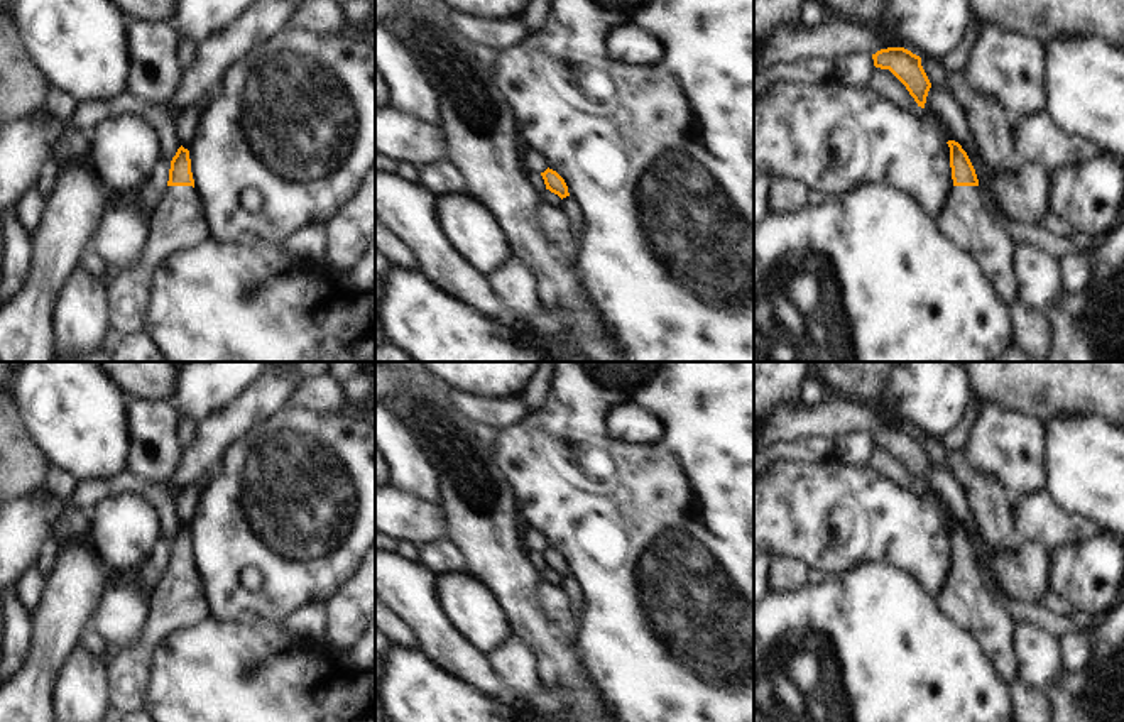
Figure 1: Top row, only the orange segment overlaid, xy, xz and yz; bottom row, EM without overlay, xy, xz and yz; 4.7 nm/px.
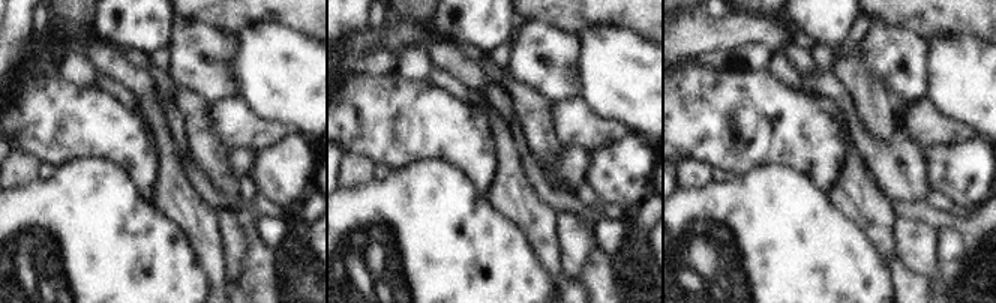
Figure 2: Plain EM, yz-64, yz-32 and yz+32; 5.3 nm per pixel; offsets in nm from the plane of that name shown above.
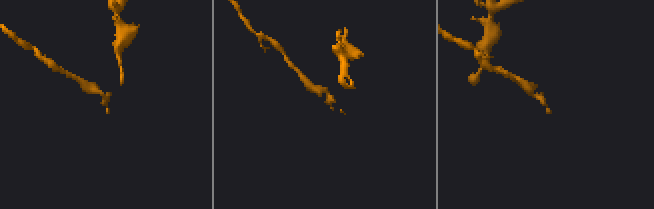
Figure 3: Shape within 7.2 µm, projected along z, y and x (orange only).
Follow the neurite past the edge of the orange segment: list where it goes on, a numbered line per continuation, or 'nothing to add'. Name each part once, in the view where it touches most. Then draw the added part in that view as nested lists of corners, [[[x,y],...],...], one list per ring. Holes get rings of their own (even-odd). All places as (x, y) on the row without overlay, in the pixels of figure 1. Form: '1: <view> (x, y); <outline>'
nothing to add

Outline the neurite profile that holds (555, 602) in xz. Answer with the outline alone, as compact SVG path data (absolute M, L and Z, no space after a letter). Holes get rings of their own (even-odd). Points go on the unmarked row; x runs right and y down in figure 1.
M541 582L537 585L537 599L544 614L556 624L566 624L573 617L570 595L554 583Z

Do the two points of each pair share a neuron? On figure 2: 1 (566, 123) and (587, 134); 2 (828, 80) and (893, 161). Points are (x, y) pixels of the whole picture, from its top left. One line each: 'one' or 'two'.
1: one
2: one

